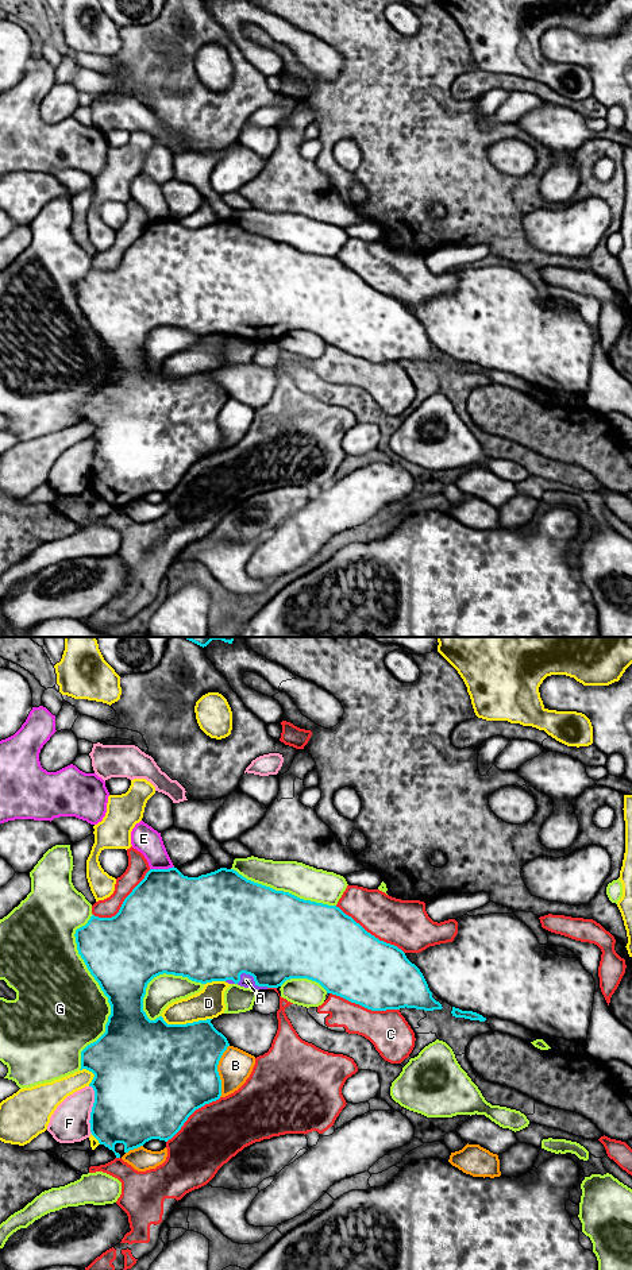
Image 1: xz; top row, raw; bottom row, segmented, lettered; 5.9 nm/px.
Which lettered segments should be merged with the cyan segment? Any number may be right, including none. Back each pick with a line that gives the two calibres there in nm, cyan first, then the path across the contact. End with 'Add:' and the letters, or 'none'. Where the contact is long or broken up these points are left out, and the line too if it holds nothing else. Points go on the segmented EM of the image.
A: 500/80 nm | across xz (257, 933), (257, 945), (246, 973), (246, 980)
Add: A

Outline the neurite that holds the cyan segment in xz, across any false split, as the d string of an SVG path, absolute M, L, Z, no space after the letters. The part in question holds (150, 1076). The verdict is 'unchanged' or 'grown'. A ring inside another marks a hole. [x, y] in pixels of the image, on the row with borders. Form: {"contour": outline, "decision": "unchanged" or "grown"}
{"contour": "M177 868L169 869L150 869L144 879L132 889L132 892L124 899L119 912L112 918L99 918L92 915L88 923L76 930L76 943L81 958L84 960L88 970L99 983L101 991L108 997L111 1005L111 1015L105 1024L105 1032L93 1043L88 1045L81 1051L81 1069L86 1069L95 1074L89 1086L95 1090L95 1103L90 1112L90 1132L99 1140L112 1150L116 1158L120 1154L115 1151L116 1143L124 1144L124 1153L143 1146L151 1139L159 1139L167 1142L172 1139L188 1120L188 1117L199 1108L216 1101L221 1096L221 1080L217 1072L219 1061L223 1053L230 1046L227 1038L219 1032L212 1019L199 1020L186 1024L167 1024L162 1016L155 1020L150 1020L143 1011L143 997L146 995L147 984L159 974L174 974L188 977L192 981L207 984L212 981L226 981L228 984L238 984L251 989L267 989L278 988L286 980L290 978L308 978L319 983L327 993L340 996L351 1003L359 1004L371 1011L386 1011L400 1008L416 1008L424 1011L442 1010L442 1004L432 997L432 992L420 972L420 969L412 964L405 953L394 945L379 941L370 933L367 933L359 923L351 916L346 915L339 907L316 903L311 900L300 899L289 892L275 891L270 887L254 883L239 875L234 869L220 868L215 872L201 875L199 877L184 876Z", "decision": "grown"}

